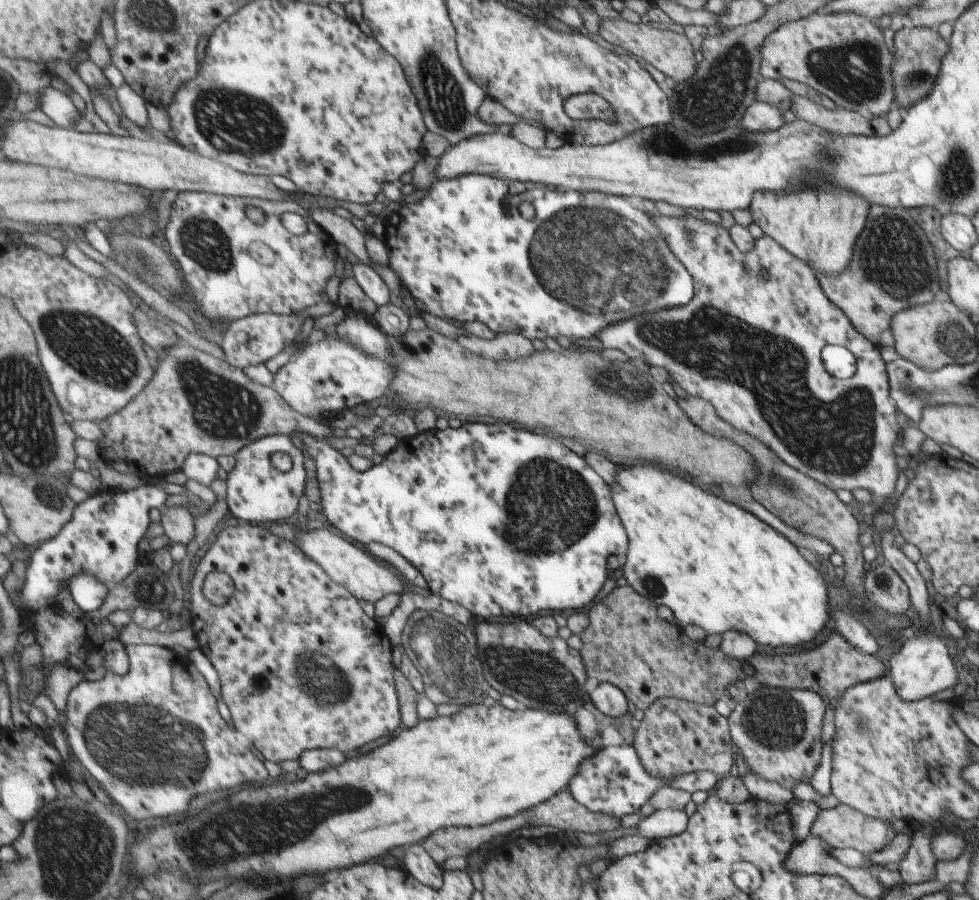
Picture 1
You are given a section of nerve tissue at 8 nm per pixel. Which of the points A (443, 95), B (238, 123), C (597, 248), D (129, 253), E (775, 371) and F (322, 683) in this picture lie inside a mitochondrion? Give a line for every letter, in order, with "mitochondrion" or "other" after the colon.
A: mitochondrion
B: mitochondrion
C: mitochondrion
D: mitochondrion
E: mitochondrion
F: mitochondrion

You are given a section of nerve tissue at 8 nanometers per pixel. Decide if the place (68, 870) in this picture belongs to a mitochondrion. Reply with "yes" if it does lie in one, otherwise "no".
yes

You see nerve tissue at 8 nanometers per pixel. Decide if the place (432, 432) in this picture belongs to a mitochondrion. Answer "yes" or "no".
no

